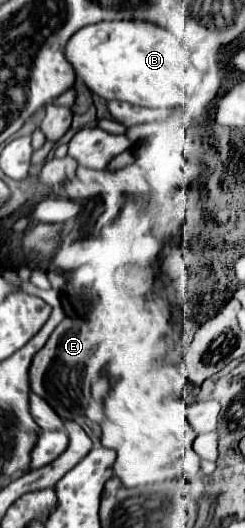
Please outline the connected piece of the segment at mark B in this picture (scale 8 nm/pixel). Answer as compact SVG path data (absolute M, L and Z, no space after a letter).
M140 20L88 24L66 42L64 56L92 94L144 108L176 108L190 98L202 82L200 72L190 62L190 52L176 46L166 30Z

